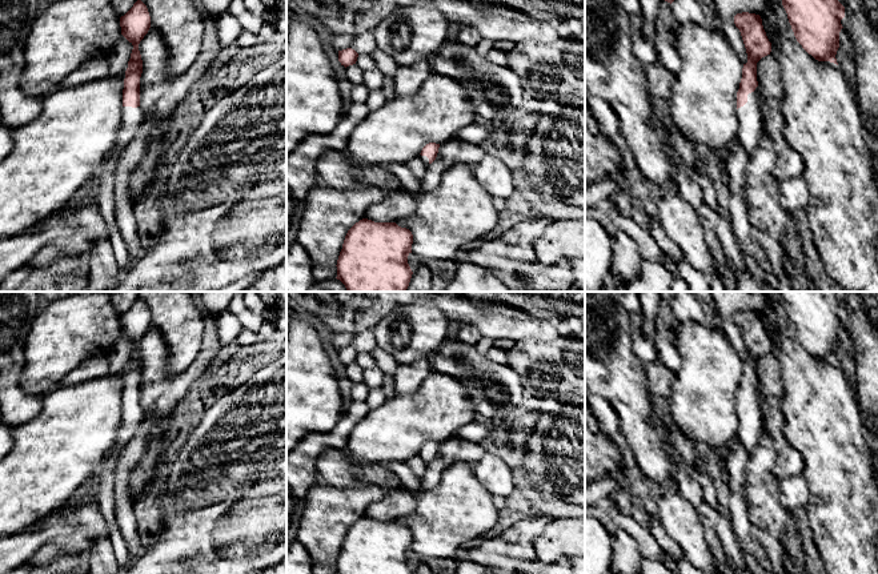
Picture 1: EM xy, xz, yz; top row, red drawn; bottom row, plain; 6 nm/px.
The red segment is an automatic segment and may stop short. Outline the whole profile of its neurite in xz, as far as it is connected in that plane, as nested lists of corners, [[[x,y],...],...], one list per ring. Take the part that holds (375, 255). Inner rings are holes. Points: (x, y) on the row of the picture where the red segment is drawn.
[[[362,218],[346,233],[337,260],[337,280],[348,292],[406,292],[412,269],[408,256],[412,253],[413,234],[396,222],[374,222]]]

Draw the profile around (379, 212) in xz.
[[[397,189],[385,193],[381,202],[373,204],[366,212],[365,218],[374,222],[396,222],[398,218],[409,217],[414,213],[417,196]]]

